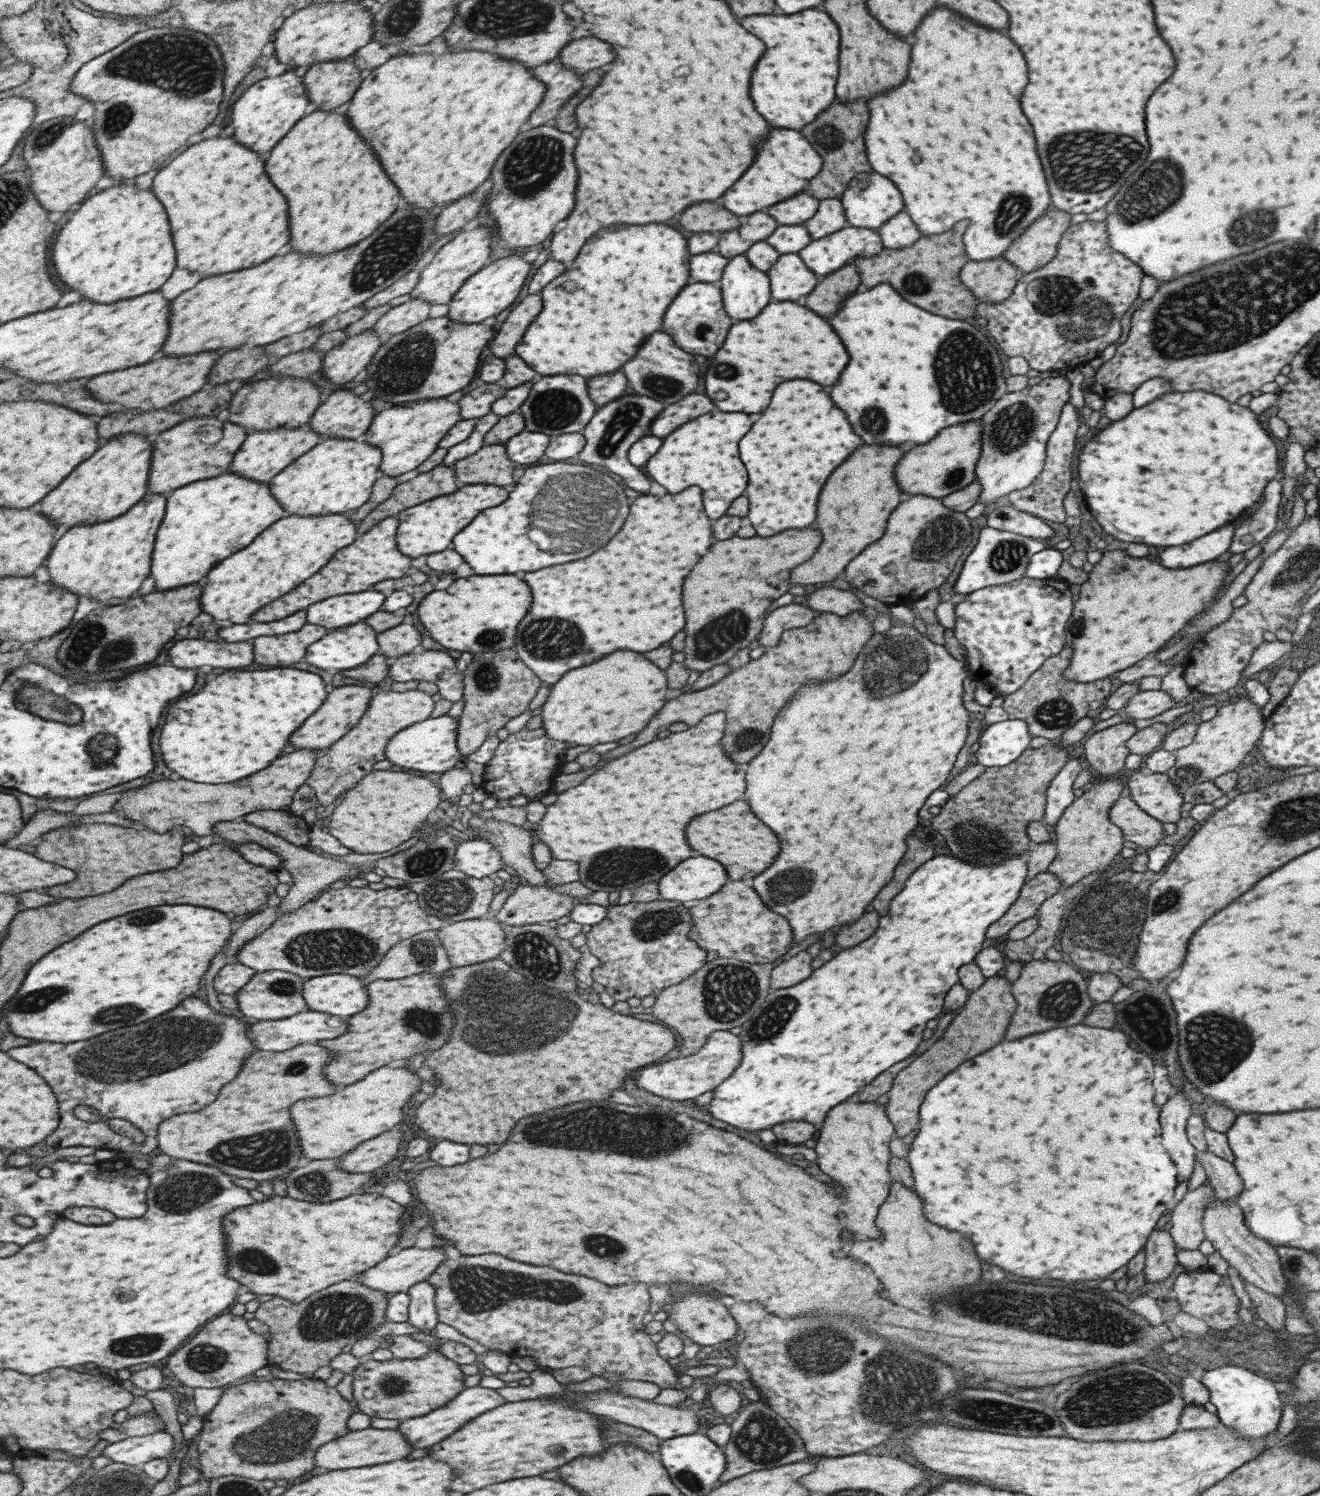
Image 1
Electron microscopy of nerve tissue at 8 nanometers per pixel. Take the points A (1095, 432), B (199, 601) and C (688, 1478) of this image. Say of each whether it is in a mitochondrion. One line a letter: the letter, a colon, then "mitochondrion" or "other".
A: other
B: other
C: mitochondrion

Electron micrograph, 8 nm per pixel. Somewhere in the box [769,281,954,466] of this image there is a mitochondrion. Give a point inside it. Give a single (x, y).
(873, 420)

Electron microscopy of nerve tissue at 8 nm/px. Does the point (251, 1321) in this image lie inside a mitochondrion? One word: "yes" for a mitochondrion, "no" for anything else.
no

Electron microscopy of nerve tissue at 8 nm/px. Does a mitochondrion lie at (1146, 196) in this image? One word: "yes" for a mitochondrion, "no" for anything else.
yes

